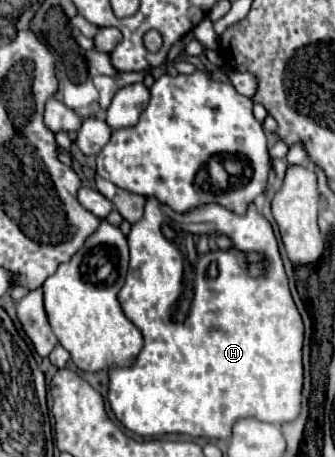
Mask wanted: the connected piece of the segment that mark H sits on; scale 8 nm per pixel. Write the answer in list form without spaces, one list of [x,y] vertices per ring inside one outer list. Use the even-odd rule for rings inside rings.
[[[150,196],[150,198],[146,198],[142,220],[134,222],[130,228],[130,234],[128,234],[130,266],[128,266],[126,282],[124,282],[122,290],[118,292],[118,302],[122,306],[124,314],[128,316],[128,320],[132,320],[132,324],[136,324],[136,328],[142,332],[144,346],[142,346],[138,358],[130,366],[114,366],[108,370],[108,402],[110,402],[114,416],[130,432],[144,438],[154,438],[160,434],[188,434],[193,438],[218,438],[218,440],[230,438],[232,424],[238,418],[256,418],[256,420],[272,422],[272,424],[284,424],[284,422],[294,420],[300,414],[300,402],[302,402],[304,326],[302,326],[302,318],[300,318],[296,304],[288,290],[288,278],[284,274],[282,258],[278,252],[278,242],[274,238],[270,222],[256,210],[254,204],[248,206],[246,214],[242,214],[242,216],[220,204],[202,204],[190,212],[178,214],[178,218],[186,218],[186,222],[198,222],[198,224],[186,224],[186,222],[172,220],[168,214],[162,212],[160,202]],[[202,238],[206,238],[206,246],[220,246],[220,240],[230,240],[230,244],[228,244],[230,248],[228,250],[218,248],[218,250],[208,250],[204,254],[198,254],[198,246],[204,244],[204,242],[200,242]],[[246,252],[256,252],[262,258],[262,270],[258,274],[252,274],[250,264],[246,260]]]

